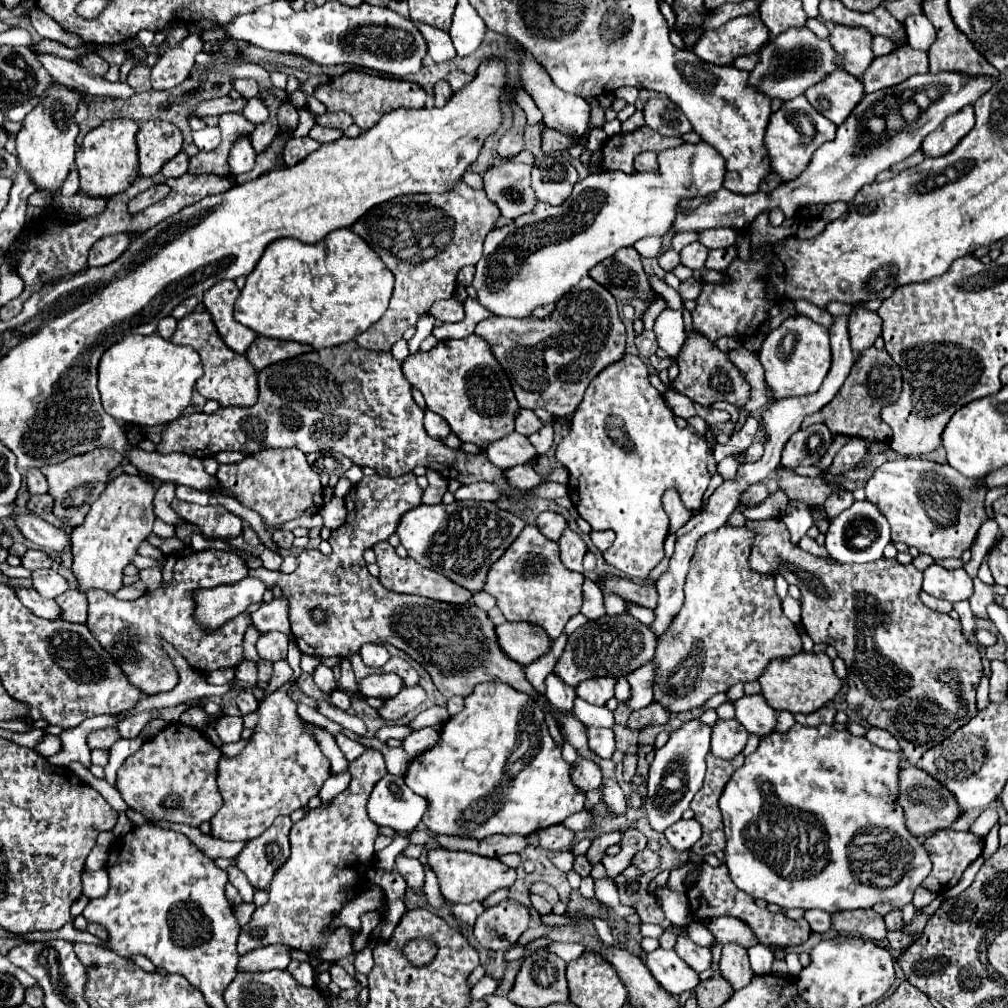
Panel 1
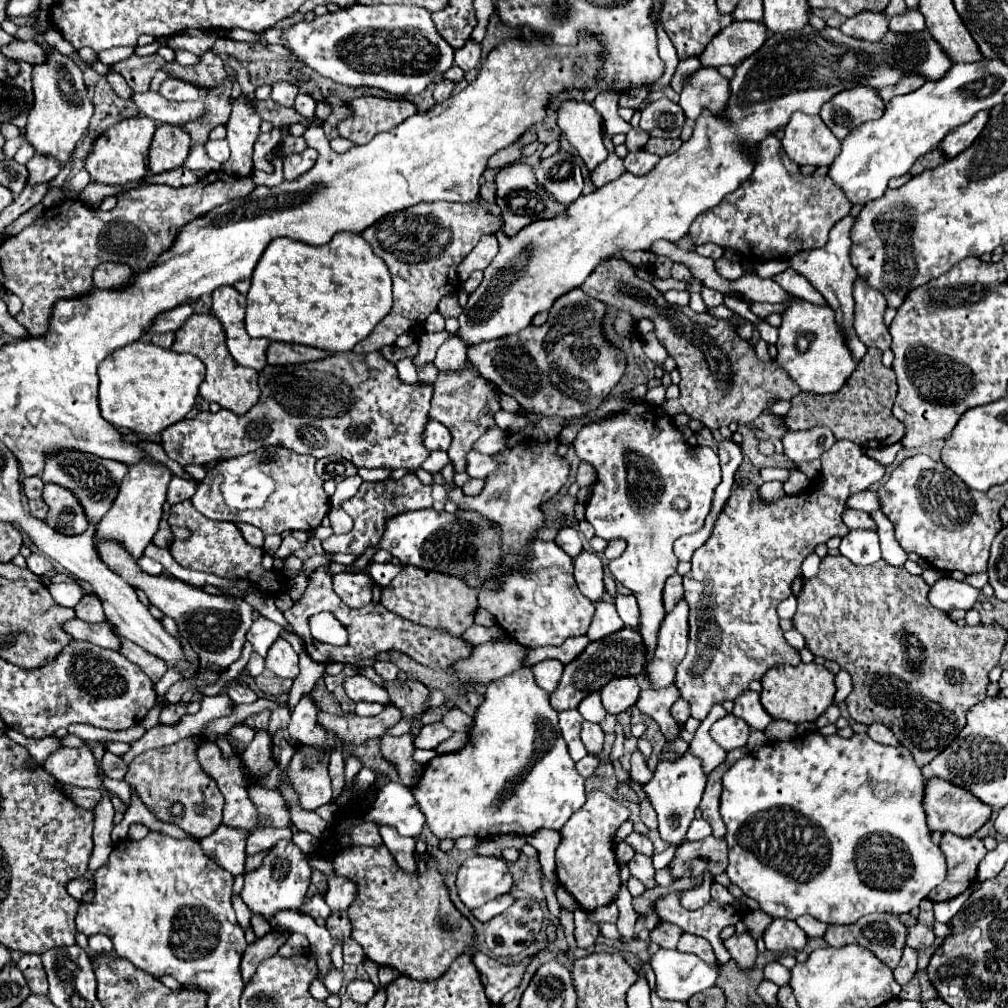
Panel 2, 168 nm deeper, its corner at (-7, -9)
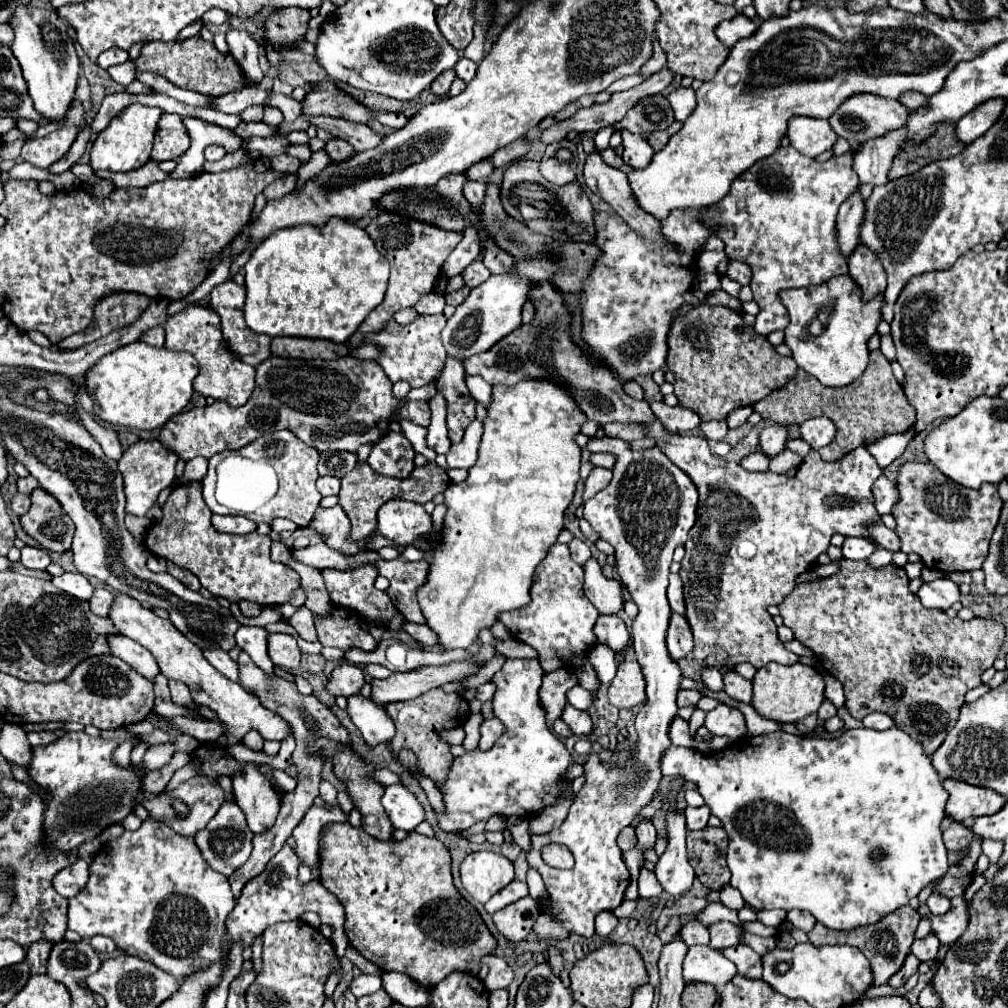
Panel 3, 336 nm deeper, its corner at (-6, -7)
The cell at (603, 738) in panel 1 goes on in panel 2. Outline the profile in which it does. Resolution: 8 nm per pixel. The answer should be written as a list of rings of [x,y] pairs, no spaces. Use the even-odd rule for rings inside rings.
[[[582,721],[580,725],[580,739],[586,745],[588,753],[598,755],[604,747],[604,733],[600,729],[598,723],[590,723],[590,721]]]

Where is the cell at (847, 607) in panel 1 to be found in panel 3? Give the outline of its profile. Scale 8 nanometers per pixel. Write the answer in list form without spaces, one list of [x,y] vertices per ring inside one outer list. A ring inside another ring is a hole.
[[[843,559],[841,561],[841,567],[835,575],[831,577],[825,577],[825,579],[817,579],[817,581],[809,581],[809,583],[797,584],[793,593],[787,595],[787,599],[779,605],[779,611],[781,611],[781,617],[783,617],[783,623],[795,633],[795,639],[801,641],[805,647],[809,647],[817,659],[821,661],[821,665],[833,675],[837,677],[843,687],[845,687],[845,707],[847,711],[855,717],[855,719],[863,719],[867,717],[869,713],[873,711],[879,711],[879,713],[887,713],[889,717],[893,717],[895,725],[909,733],[909,737],[917,739],[917,743],[925,749],[925,755],[931,757],[939,745],[945,741],[945,735],[949,733],[949,729],[957,723],[957,717],[959,717],[959,709],[961,705],[965,703],[965,695],[967,691],[971,691],[973,687],[979,687],[981,685],[981,673],[989,667],[993,667],[993,661],[997,659],[999,655],[999,649],[1005,641],[1005,625],[995,621],[995,619],[981,619],[981,617],[975,617],[971,621],[963,621],[963,619],[951,619],[945,611],[939,611],[939,609],[927,609],[921,605],[921,601],[917,601],[917,595],[909,591],[909,577],[905,573],[903,567],[897,567],[895,563],[889,563],[885,567],[873,567],[869,565],[867,561],[849,561],[849,559]]]

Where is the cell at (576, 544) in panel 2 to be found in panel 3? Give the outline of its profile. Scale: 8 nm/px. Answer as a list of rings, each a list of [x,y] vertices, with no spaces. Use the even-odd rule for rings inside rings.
[[[573,539],[573,541],[569,543],[569,551],[571,551],[571,559],[573,559],[575,563],[579,563],[579,565],[583,565],[583,563],[591,557],[591,551],[589,551],[587,543],[581,541],[581,539]]]

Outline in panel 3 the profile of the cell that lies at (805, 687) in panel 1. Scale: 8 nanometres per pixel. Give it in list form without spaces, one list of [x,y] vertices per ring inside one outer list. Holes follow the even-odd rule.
[[[779,663],[765,665],[761,671],[757,671],[753,679],[753,709],[777,723],[797,723],[799,719],[815,713],[825,699],[825,681],[817,673],[815,667],[795,663],[791,667],[783,667]]]

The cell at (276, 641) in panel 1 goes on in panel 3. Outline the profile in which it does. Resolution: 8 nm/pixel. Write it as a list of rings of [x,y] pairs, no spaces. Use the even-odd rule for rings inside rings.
[[[273,633],[269,637],[269,657],[277,667],[281,667],[285,671],[295,671],[299,667],[299,659],[301,659],[297,639],[293,635]]]

